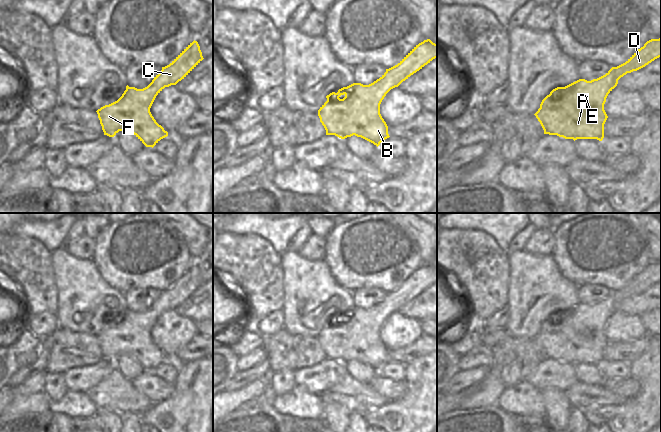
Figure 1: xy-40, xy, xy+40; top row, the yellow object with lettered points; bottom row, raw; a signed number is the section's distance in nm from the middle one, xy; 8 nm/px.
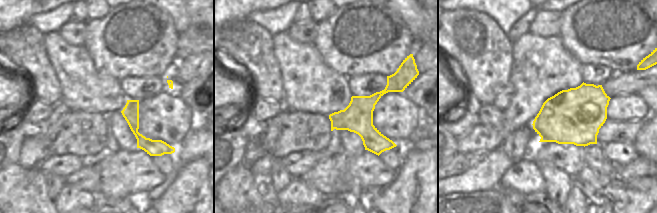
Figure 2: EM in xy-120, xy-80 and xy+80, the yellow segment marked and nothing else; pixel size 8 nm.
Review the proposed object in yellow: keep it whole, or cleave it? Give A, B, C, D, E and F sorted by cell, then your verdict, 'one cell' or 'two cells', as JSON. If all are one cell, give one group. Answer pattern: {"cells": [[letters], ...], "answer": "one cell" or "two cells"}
{"cells": [["A", "B", "C", "D", "E", "F"]], "answer": "one cell"}

